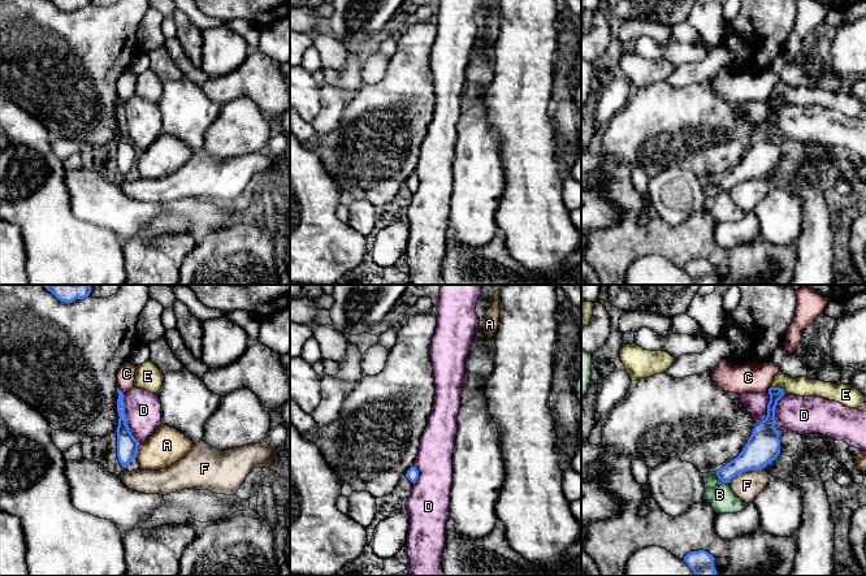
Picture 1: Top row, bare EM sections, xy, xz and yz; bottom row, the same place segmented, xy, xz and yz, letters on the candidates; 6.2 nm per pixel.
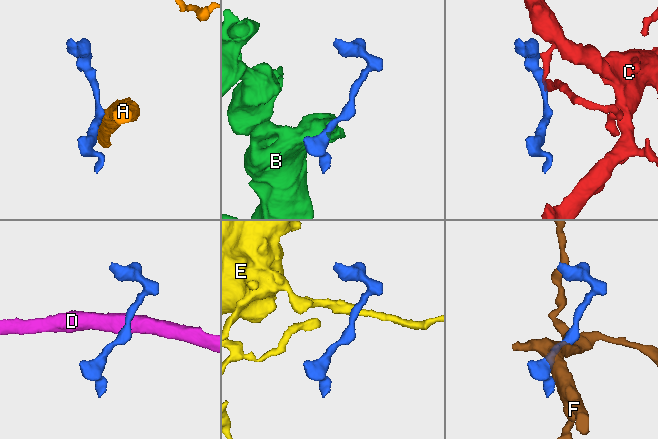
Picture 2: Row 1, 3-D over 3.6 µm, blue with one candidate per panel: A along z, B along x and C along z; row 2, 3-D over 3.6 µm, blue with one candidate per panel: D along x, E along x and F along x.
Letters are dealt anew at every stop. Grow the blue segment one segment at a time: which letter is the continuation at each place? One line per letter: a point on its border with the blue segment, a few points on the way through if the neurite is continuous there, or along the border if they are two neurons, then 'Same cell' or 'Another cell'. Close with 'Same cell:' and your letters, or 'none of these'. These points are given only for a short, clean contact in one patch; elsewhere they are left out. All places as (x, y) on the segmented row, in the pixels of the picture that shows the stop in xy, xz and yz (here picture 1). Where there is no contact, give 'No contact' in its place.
A: Touches blue at xy (137, 451). Boundary: xy (138, 447), (135, 457). Another cell
B: Touches blue at yz (721, 480). Boundary: yz (715, 472), (722, 481), (728, 483). Another cell
C: Touches blue at xy (120, 390). Another cell
D: Touches blue at xy (125, 418). Boundary: xy (122, 394), (126, 424), (130, 433), (138, 441). Another cell
E: Touches blue at yz (779, 388). Boundary: yz (771, 386), (779, 386), (786, 393). Another cell
F: Touches blue at yz (744, 471). Boundary: yz (761, 468), (741, 471), (730, 483). Another cell
Same cell: none of these

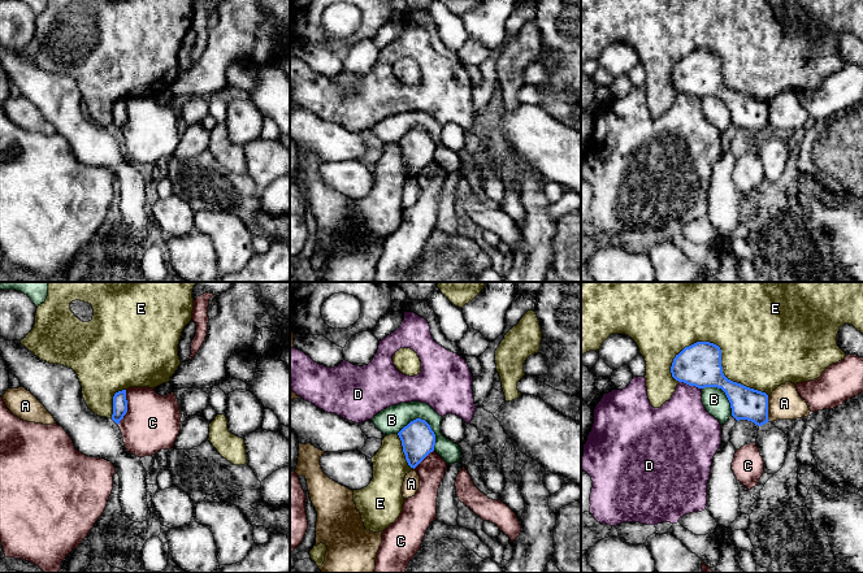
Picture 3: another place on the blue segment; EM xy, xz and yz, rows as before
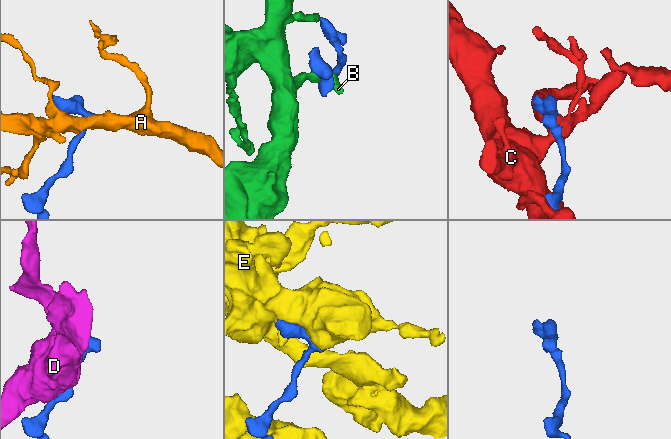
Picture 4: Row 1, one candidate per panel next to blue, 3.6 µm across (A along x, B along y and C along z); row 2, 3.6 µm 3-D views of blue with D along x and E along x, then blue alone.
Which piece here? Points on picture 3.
A: Touches blue at yz (767, 408). Boundary: yz (767, 396), (767, 417), (770, 420). Another cell
B: Touches blue at xz (425, 421). Another cell
C: Touches blue at xy (126, 407). Another cell
D: Touches blue at yz (690, 385). Another cell
E: Touches blue at yz (720, 360). Another cell
Same cell: none of these

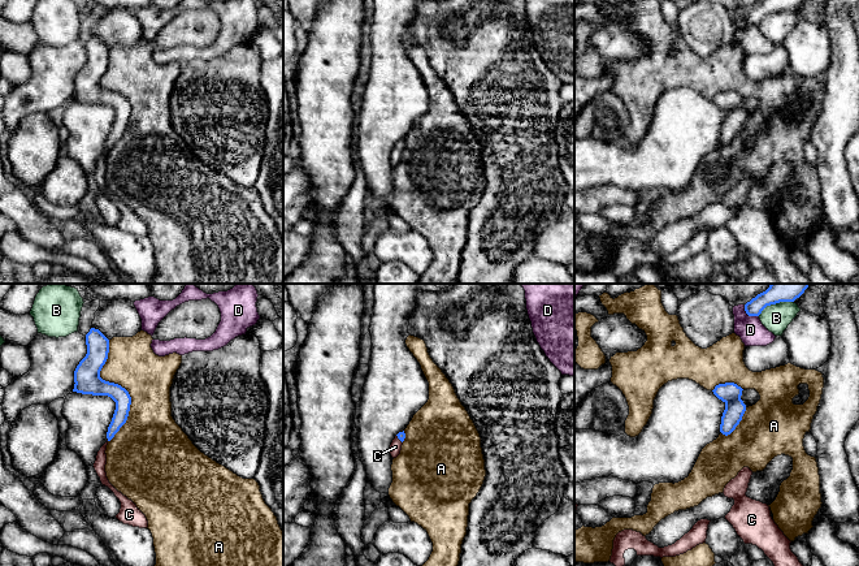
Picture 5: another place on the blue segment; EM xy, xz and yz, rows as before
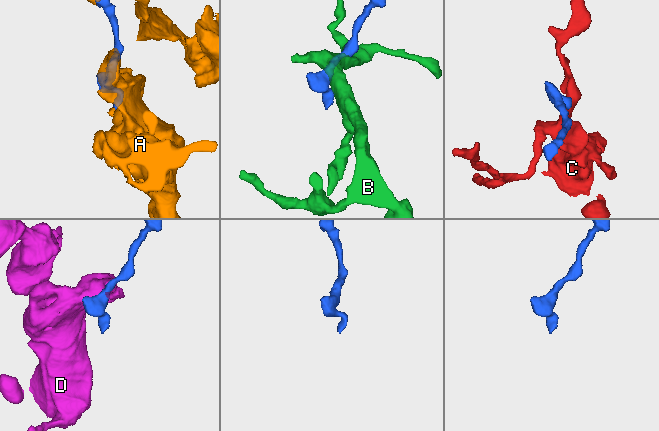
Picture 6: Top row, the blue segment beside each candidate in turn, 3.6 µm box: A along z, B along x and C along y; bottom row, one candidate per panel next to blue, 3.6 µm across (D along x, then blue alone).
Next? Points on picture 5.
A: Touches blue at xy (120, 385). Another cell
B: Touches blue at yz (775, 303). Boundary: yz (793, 301), (771, 303), (758, 315). Another cell
C: Touches blue at xz (398, 437). Path across: xz (400, 435), (398, 437), (395, 446). Same cell
D: Touches blue at yz (749, 315). Boundary: yz (743, 305), (743, 310), (749, 315), (758, 316). Another cell
Same cell: C

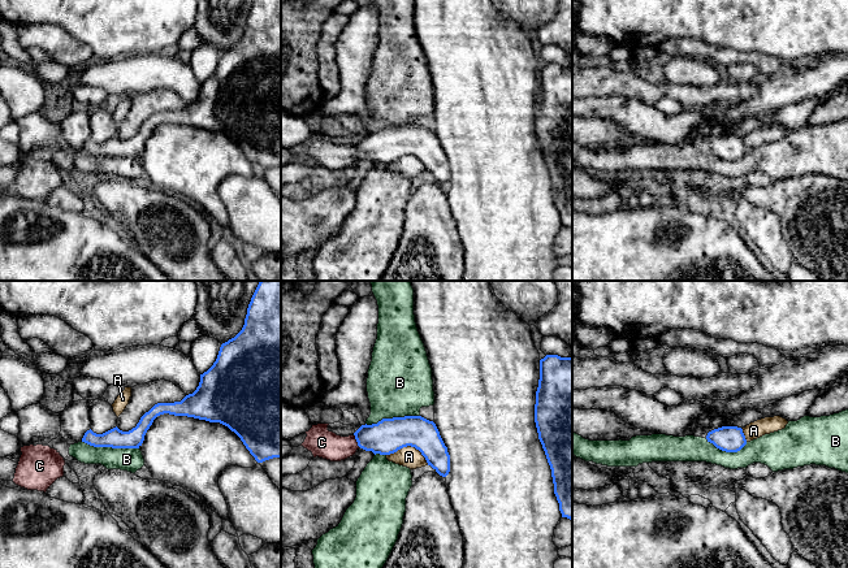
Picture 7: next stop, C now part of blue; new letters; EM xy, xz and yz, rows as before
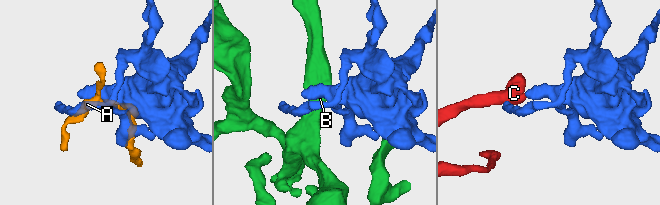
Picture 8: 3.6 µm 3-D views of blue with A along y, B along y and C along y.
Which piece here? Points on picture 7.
A: Touches blue at xz (410, 445). Another cell
B: Touches blue at xy (111, 446). Another cell
C: Touches blue at xz (357, 441). Path across: xz (388, 436), (357, 441), (321, 442). Same cell
Same cell: C

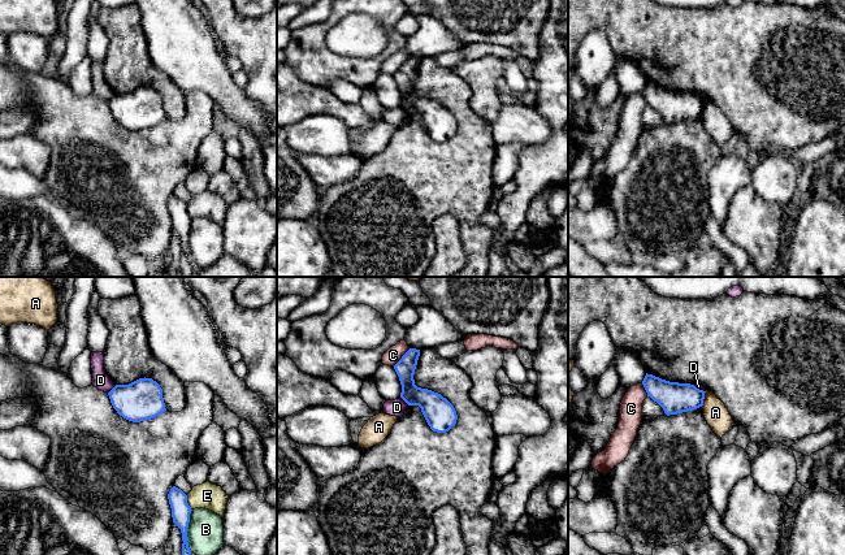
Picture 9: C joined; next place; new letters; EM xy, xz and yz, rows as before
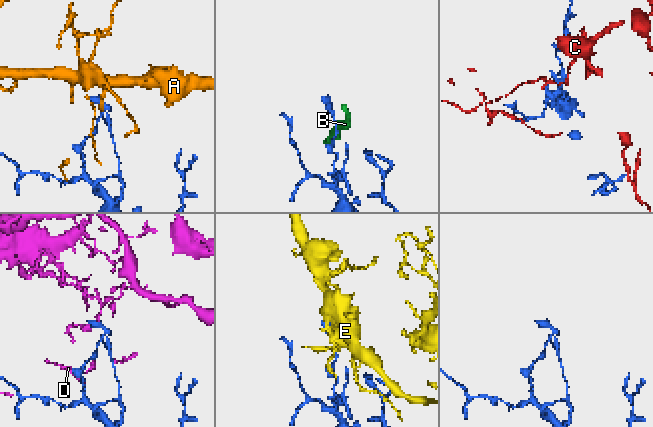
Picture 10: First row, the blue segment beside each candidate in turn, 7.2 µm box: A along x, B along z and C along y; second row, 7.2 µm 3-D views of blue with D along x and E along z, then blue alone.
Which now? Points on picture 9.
A: Touches blue at yz (702, 399). Another cell
B: Touches blue at xy (186, 530). Boundary: xy (193, 510), (187, 528), (187, 546), (190, 551). Another cell
C: Touches blue at xz (402, 358). Boundary: xz (410, 348), (393, 365). Another cell
D: Touches blue at xy (112, 389). Boundary: xy (116, 385), (108, 393). Another cell
E: Touches blue at xy (187, 503). Boundary: xy (186, 495), (186, 502), (191, 510). Another cell
Same cell: none of these

